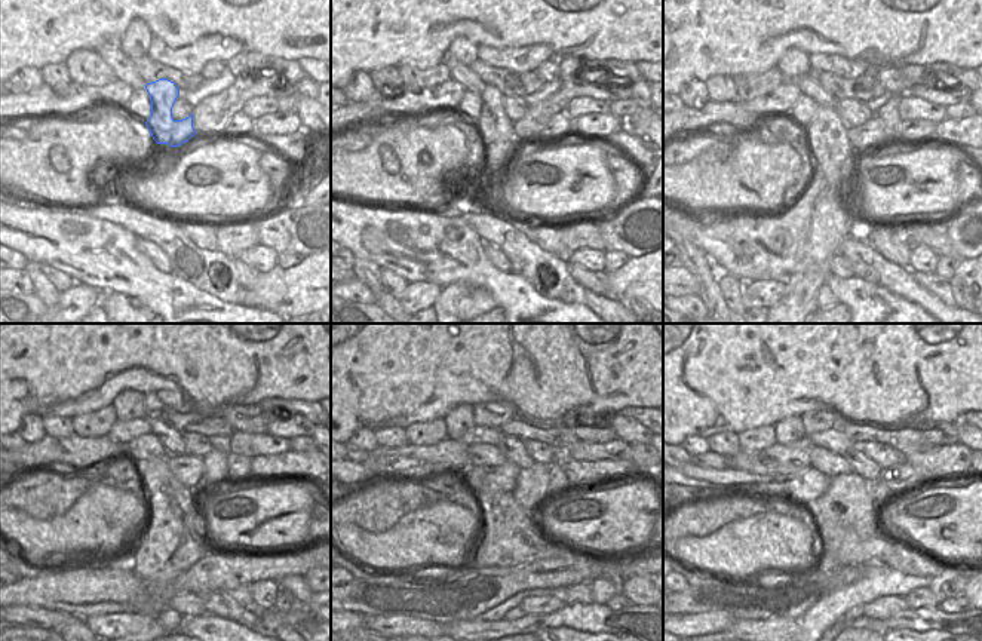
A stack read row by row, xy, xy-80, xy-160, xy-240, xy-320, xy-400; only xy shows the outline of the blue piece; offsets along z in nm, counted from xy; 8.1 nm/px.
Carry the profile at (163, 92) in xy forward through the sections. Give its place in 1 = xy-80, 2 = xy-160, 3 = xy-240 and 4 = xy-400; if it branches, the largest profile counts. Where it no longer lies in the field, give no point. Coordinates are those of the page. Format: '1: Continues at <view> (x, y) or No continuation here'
1: Continues at xy-80 (499, 140)
2: Continues at xy-160 (828, 143)
3: Continues at xy-240 (171, 537)
4: Continues at xy-400 (846, 520).

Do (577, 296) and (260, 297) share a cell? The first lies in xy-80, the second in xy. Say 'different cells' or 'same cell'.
different cells

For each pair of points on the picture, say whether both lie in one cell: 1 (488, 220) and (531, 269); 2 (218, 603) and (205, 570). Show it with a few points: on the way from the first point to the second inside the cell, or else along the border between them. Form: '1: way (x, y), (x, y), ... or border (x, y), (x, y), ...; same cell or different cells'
1: way (499, 232), (524, 257); same cell
2: border (226, 591), (200, 591), (198, 594); different cells

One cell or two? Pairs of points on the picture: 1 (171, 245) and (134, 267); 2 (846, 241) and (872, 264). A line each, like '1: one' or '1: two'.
1: two
2: one

